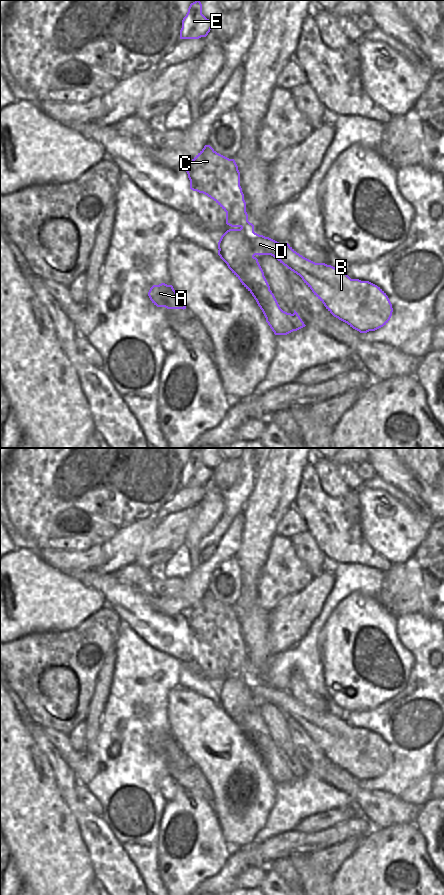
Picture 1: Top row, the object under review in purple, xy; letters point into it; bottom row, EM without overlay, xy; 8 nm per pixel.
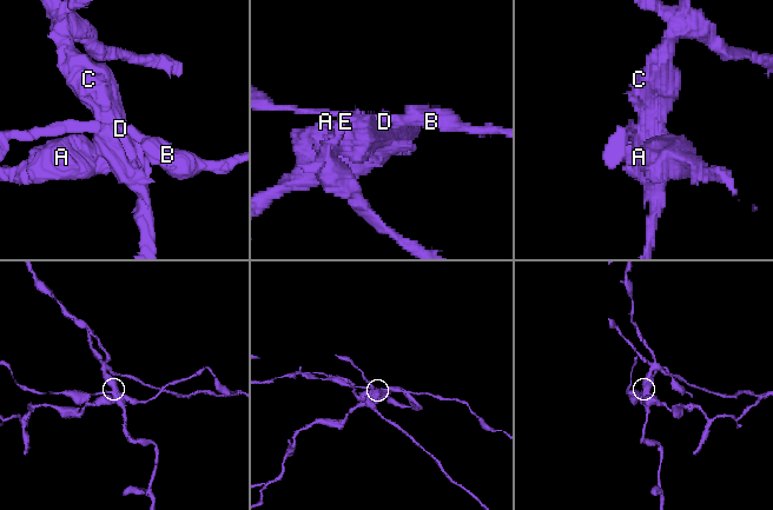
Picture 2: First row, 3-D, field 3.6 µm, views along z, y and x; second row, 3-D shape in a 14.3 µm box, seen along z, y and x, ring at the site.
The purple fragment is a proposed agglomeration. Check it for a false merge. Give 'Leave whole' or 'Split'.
Split

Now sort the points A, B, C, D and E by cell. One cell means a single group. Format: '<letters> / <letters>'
A C E / B D

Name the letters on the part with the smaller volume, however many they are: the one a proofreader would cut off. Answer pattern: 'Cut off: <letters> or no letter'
Cut off: B, D

